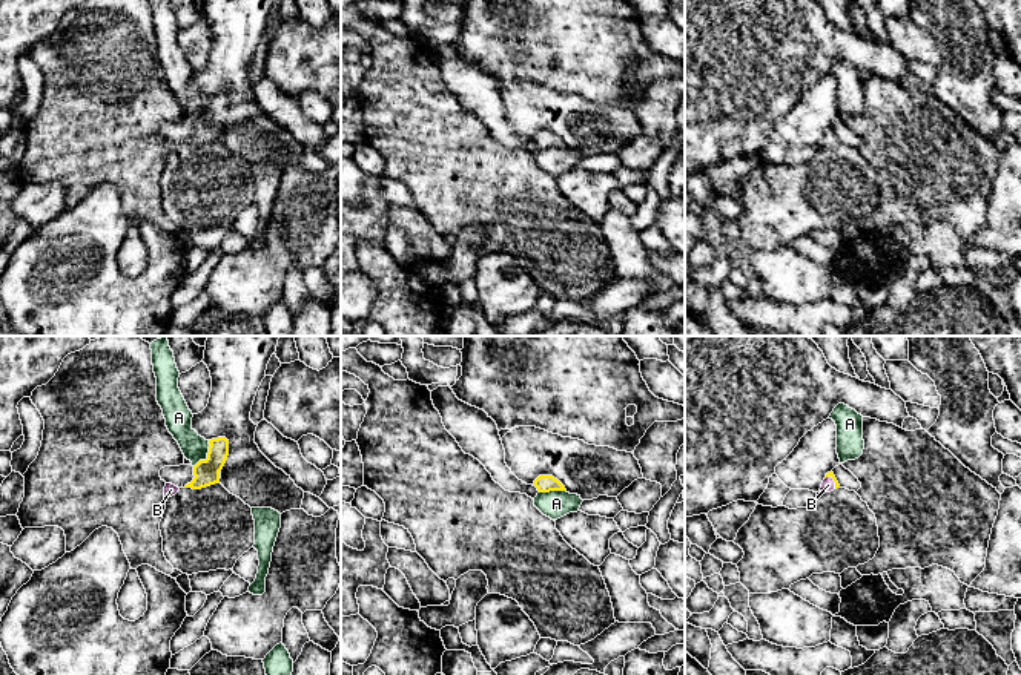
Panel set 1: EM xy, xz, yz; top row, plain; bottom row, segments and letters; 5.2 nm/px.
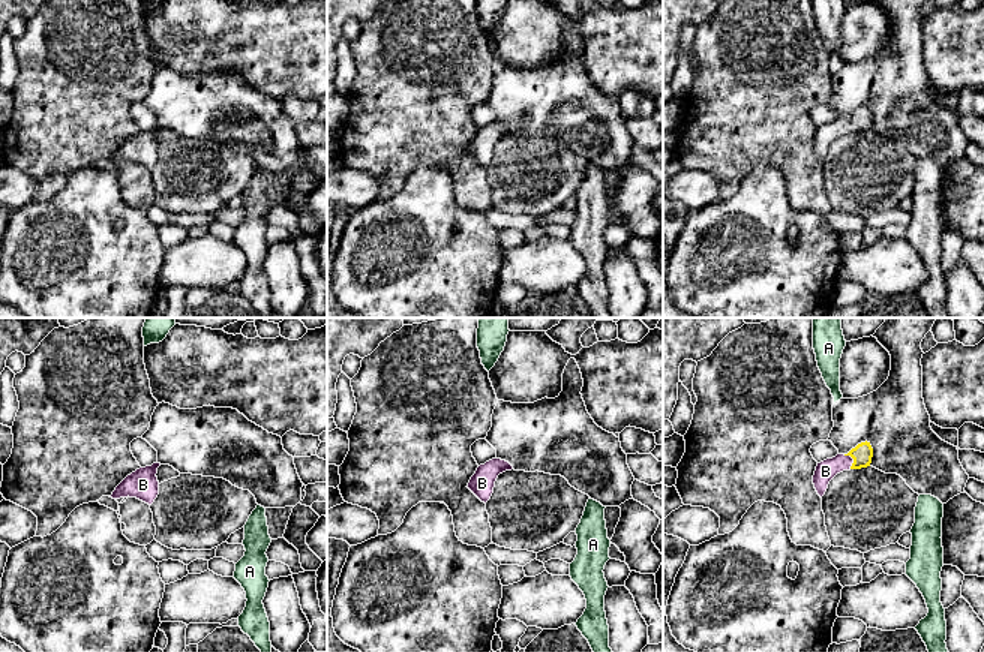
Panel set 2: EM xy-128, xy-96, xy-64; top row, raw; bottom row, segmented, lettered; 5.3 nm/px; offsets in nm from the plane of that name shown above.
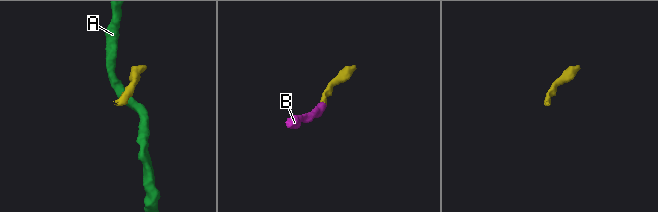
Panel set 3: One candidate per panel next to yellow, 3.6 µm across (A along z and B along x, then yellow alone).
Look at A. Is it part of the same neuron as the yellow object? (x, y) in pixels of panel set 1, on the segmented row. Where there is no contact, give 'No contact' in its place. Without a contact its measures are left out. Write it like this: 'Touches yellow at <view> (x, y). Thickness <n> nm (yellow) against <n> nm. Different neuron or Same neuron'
Touches yellow at xy (208, 456). Thickness 130 nm (yellow) against 140 nm. Different neuron

